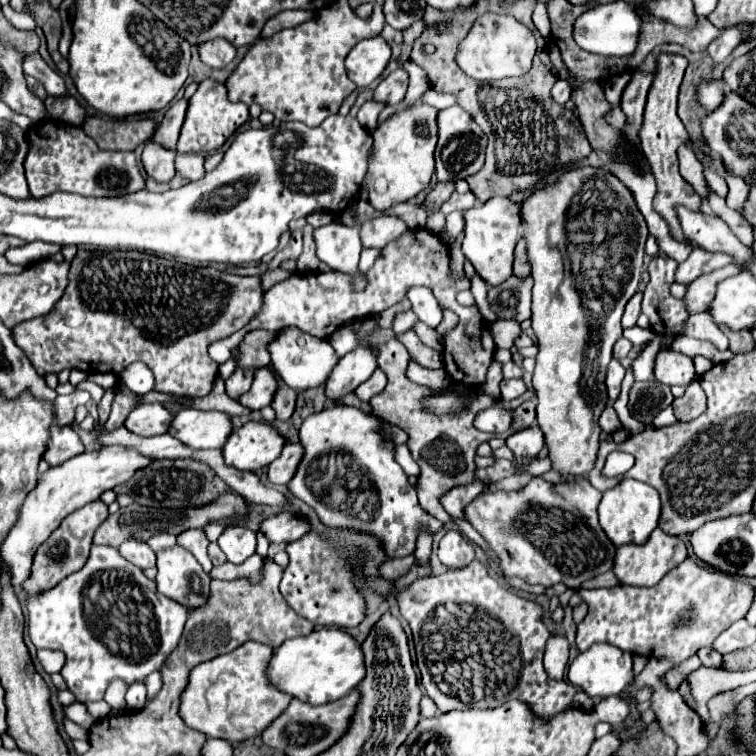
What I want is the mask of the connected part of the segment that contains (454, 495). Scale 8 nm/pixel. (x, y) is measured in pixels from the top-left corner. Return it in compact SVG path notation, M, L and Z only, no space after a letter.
M474 482L474 484L470 484L470 486L462 486L462 488L450 490L450 496L444 496L444 498L442 498L444 510L446 510L450 516L454 516L454 518L466 520L464 508L482 492L482 488L484 488L482 482Z

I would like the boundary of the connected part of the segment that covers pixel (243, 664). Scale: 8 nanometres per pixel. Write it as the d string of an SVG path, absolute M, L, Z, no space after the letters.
M250 640L230 654L222 654L210 662L198 664L190 672L190 682L182 692L182 720L190 728L210 738L222 738L234 744L260 736L270 720L276 720L292 700L292 696L280 692L266 674L272 652L274 648Z

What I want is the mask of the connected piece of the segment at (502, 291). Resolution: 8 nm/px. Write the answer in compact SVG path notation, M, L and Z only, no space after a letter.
M530 274L522 280L518 280L518 276L512 276L506 282L502 282L500 286L490 288L488 302L494 304L494 312L500 318L512 318L512 320L522 322L532 316L530 290L532 290Z

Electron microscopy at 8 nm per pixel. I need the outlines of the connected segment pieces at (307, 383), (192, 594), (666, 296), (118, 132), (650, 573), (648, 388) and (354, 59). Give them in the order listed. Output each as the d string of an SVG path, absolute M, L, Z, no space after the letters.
M294 326L286 328L284 334L280 334L278 340L274 340L270 344L268 350L272 356L274 368L278 370L282 380L294 390L306 390L306 388L316 388L320 384L324 384L326 378L330 376L332 368L338 364L338 356L336 356L336 352L328 340L314 338L314 336L302 332Z
M182 546L158 552L156 584L158 592L166 598L186 608L200 608L208 600L210 580L210 574L206 574L198 560Z
M654 256L648 266L650 282L642 300L642 314L650 318L650 328L664 338L680 336L684 322L688 320L686 302L670 294L676 268L676 260L670 260L668 256Z
M88 116L82 124L82 130L94 138L102 150L134 150L138 144L144 144L158 124L152 120L110 120Z
M656 528L644 544L624 544L616 552L614 560L614 574L622 584L630 586L656 586L672 568L676 568L682 560L686 560L688 550L686 542L678 536L670 536Z
M658 380L634 382L628 394L628 410L640 422L652 422L654 416L674 400L670 388Z
M374 36L358 42L346 56L348 78L356 82L358 88L370 86L386 68L392 50L382 36Z

